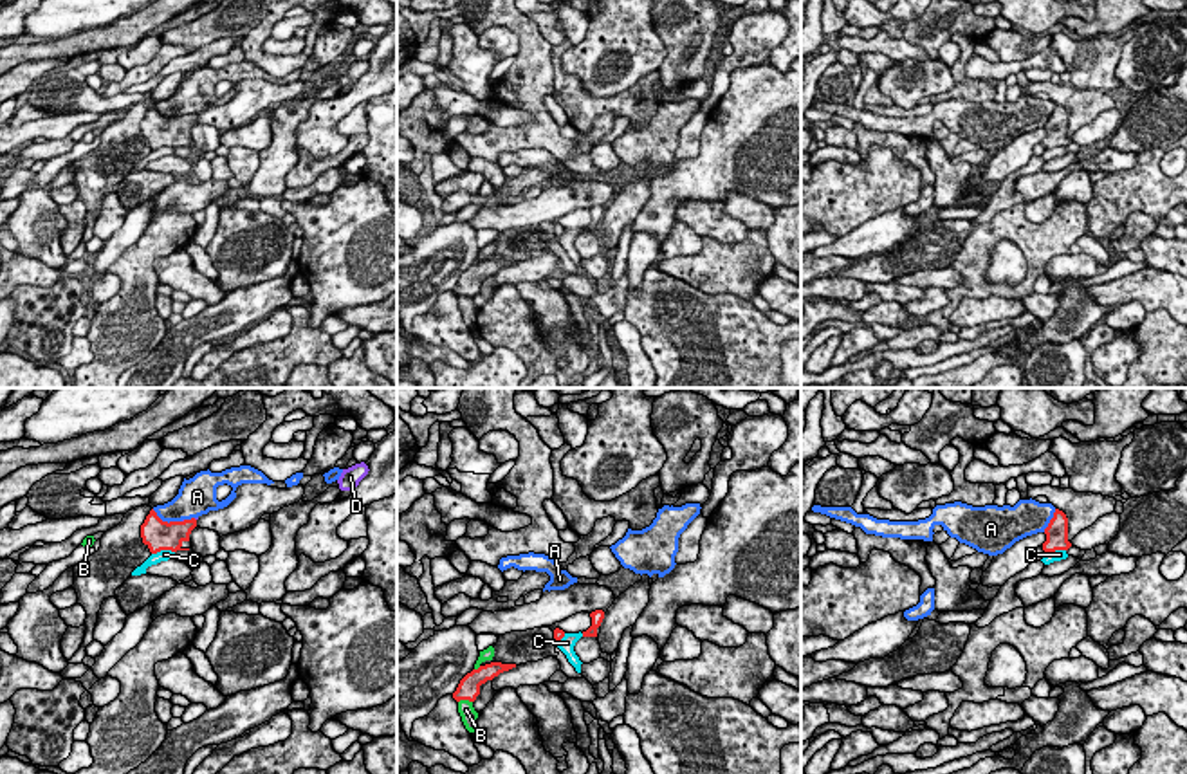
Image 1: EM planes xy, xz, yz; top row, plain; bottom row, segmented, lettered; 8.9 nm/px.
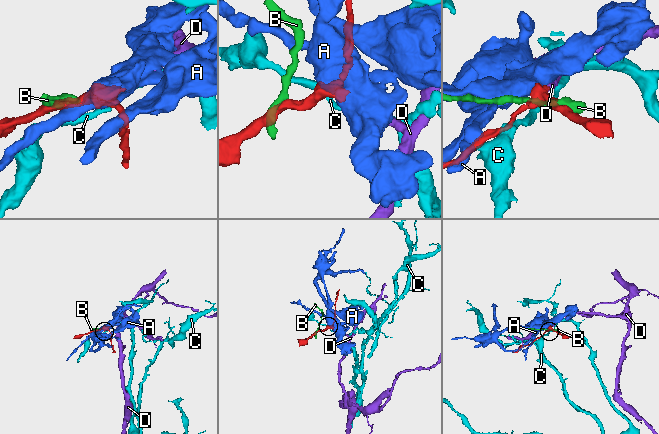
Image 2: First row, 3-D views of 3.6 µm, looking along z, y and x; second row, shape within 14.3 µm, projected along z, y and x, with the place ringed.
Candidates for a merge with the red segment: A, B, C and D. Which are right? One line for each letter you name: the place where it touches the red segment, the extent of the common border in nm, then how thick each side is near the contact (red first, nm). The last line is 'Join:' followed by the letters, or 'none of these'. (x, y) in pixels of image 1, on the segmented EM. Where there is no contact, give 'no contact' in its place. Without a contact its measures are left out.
D: no contact
Join: D

